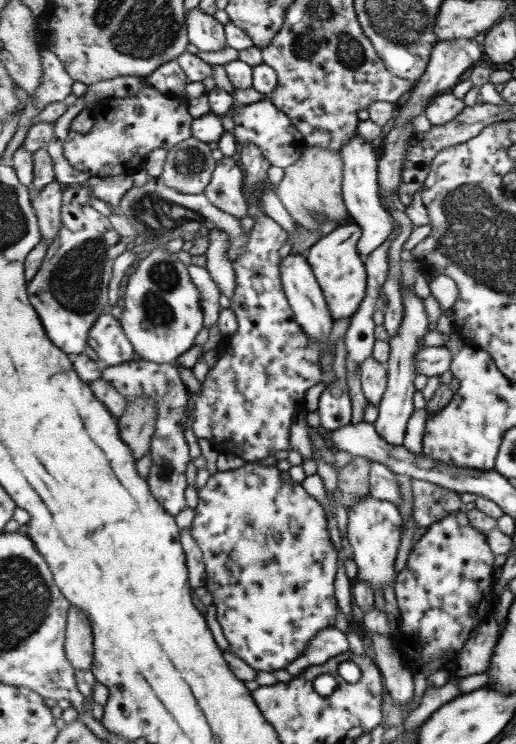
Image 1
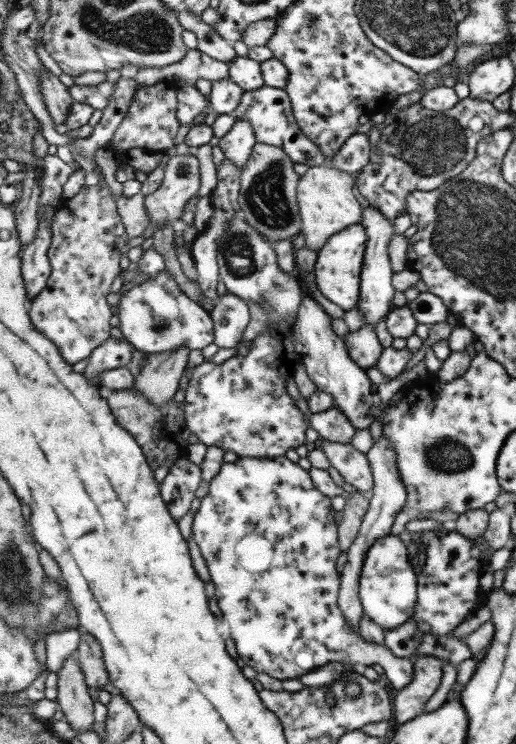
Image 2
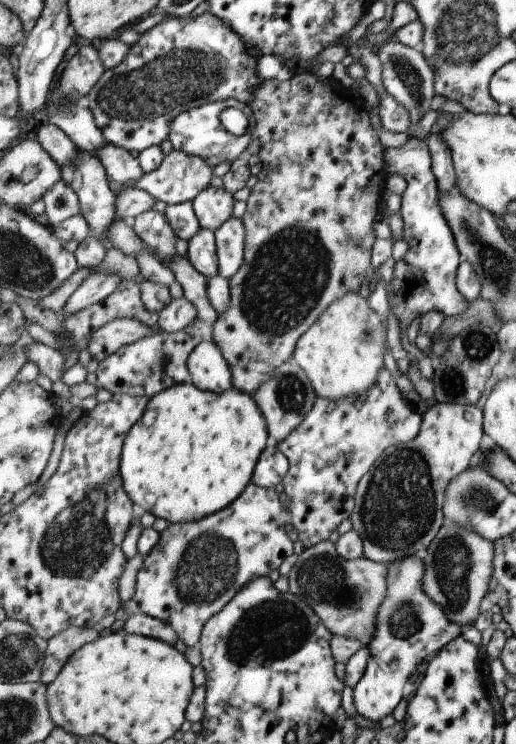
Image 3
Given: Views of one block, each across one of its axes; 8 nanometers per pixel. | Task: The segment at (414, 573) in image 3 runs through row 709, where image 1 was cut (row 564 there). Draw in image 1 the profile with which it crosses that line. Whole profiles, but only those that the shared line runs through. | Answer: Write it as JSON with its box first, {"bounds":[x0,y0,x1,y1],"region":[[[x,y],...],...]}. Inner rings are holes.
{"bounds":[347,496,403,590],"region":[[[373,496],[359,498],[353,508],[347,510],[347,538],[353,548],[354,562],[358,567],[358,575],[354,581],[367,582],[373,590],[389,588],[398,577],[395,560],[399,556],[401,534],[403,534],[403,516],[399,505],[377,499]]]}

